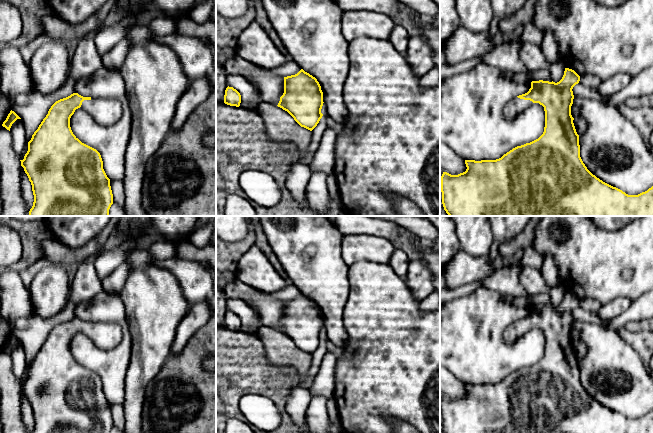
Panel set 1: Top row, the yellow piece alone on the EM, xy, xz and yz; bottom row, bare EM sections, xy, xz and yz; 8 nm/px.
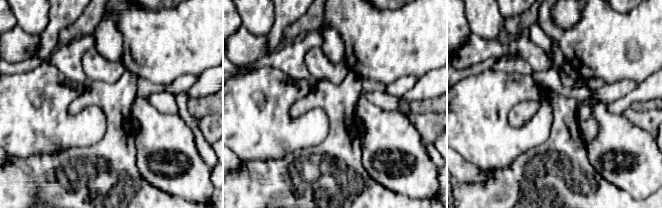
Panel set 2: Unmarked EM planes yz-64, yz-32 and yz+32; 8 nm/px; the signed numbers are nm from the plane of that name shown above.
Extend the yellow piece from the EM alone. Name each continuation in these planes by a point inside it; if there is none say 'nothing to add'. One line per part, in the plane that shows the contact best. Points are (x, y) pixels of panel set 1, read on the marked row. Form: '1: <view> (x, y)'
1: yz (514, 107)

